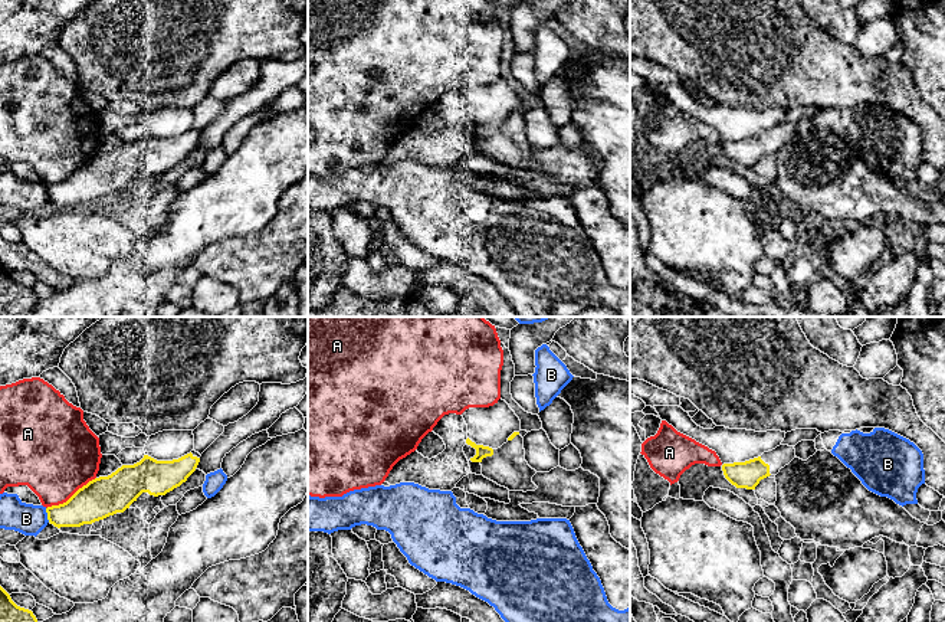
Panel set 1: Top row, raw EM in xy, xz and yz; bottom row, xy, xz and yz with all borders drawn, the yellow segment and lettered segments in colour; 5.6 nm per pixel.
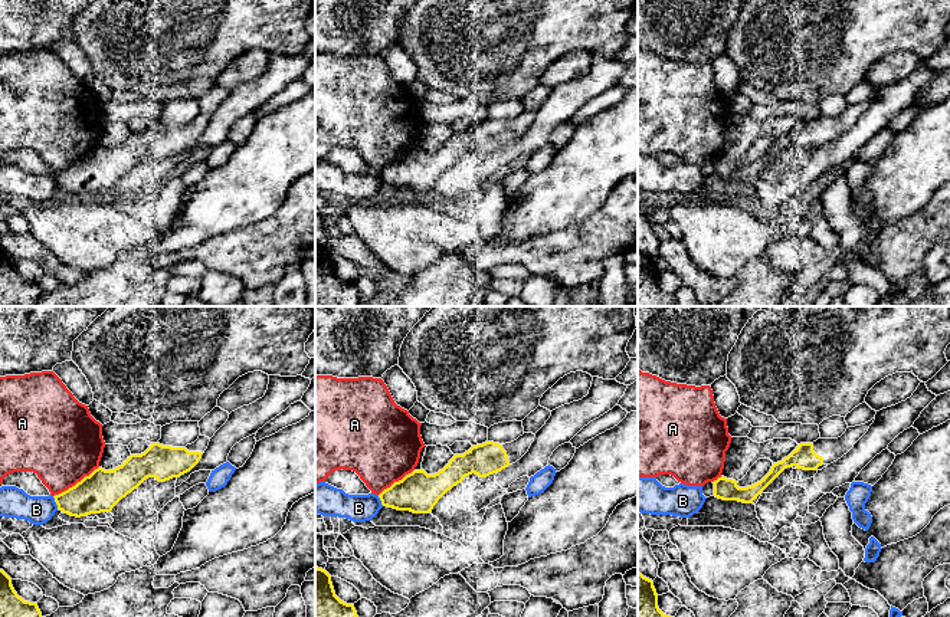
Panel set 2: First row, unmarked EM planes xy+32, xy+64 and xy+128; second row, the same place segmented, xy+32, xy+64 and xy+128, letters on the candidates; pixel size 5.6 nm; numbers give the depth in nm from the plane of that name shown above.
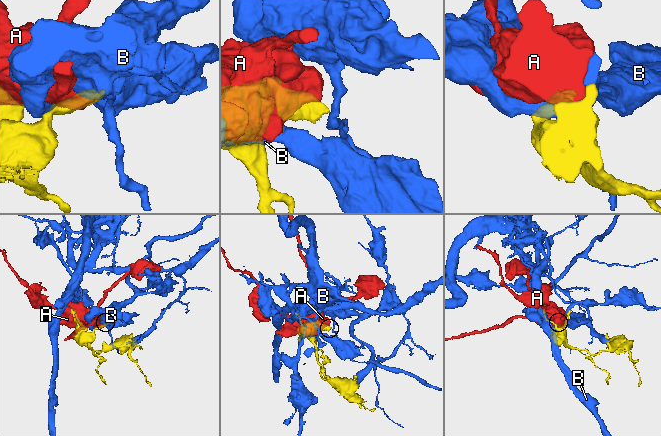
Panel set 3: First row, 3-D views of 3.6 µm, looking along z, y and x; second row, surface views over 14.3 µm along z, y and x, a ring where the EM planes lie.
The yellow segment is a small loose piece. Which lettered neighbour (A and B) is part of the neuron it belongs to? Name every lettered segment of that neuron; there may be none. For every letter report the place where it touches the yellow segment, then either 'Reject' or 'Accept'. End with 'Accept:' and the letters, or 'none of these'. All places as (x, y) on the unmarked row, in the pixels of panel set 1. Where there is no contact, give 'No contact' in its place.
A: Touches yellow at xy (72, 173). Reject
B: Touches yellow at xy (48, 193). Reject
Accept: none of these

